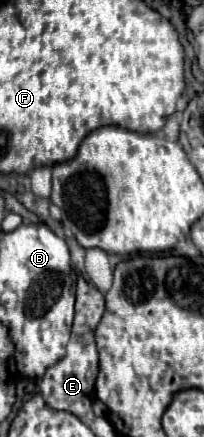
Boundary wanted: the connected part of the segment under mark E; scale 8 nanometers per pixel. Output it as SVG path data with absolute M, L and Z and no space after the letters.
M83 278L77 280L77 302L75 302L75 320L71 330L71 340L67 344L67 354L57 364L49 366L45 376L39 382L41 396L45 398L47 406L55 410L65 410L75 414L77 418L85 420L91 412L91 404L95 400L95 378L99 372L99 356L95 346L95 328L105 312L105 296Z

